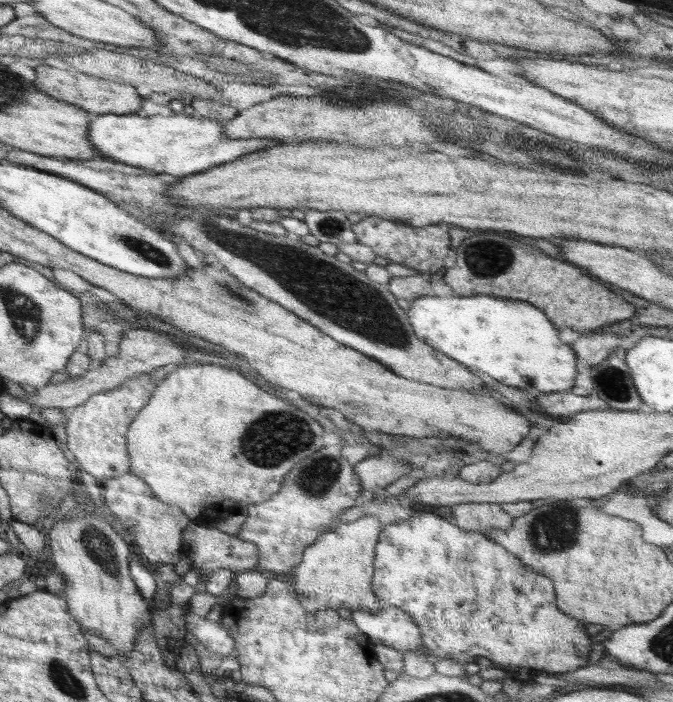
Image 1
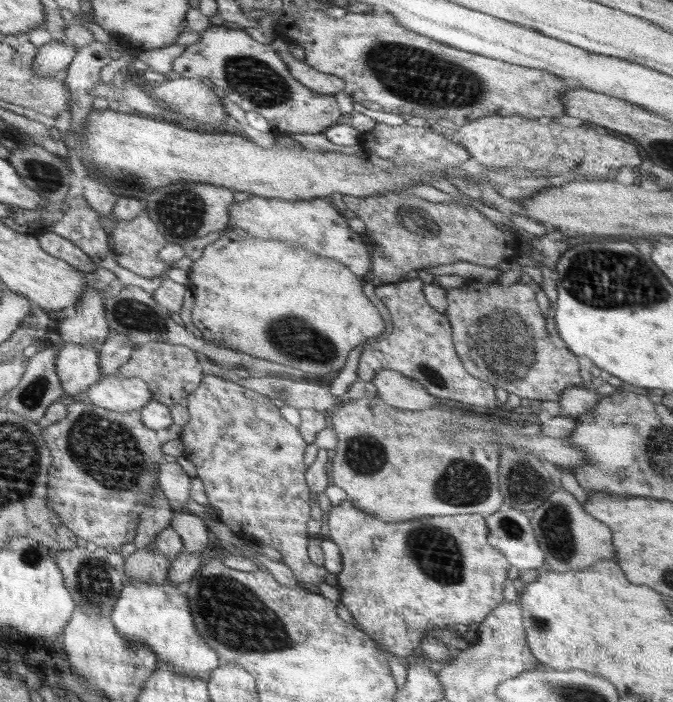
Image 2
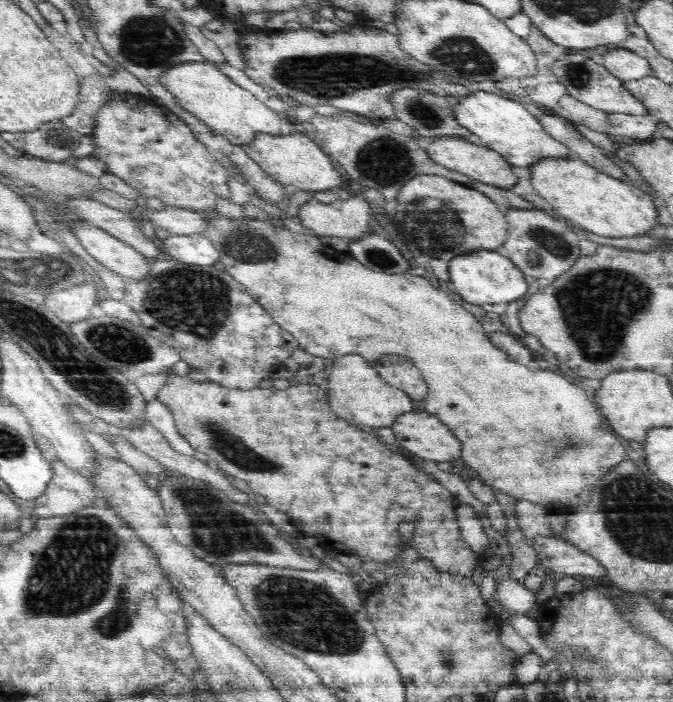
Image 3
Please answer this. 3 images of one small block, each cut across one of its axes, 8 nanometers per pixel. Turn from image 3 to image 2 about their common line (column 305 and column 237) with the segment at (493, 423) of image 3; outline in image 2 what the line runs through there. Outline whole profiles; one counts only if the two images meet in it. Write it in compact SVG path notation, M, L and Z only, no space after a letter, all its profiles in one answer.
M231 229L224 230L218 239L211 244L207 244L203 250L202 257L192 261L188 270L189 284L194 295L194 307L192 309L192 322L194 326L203 333L204 340L220 348L238 350L256 358L264 358L272 364L282 367L282 373L286 366L306 373L308 378L315 380L325 380L330 376L336 376L346 365L347 357L352 349L358 347L364 341L380 336L385 330L384 320L380 316L378 309L364 295L362 286L365 279L356 274L352 274L350 269L336 259L322 257L304 247L293 247L278 239L256 238L252 235L237 235Z

